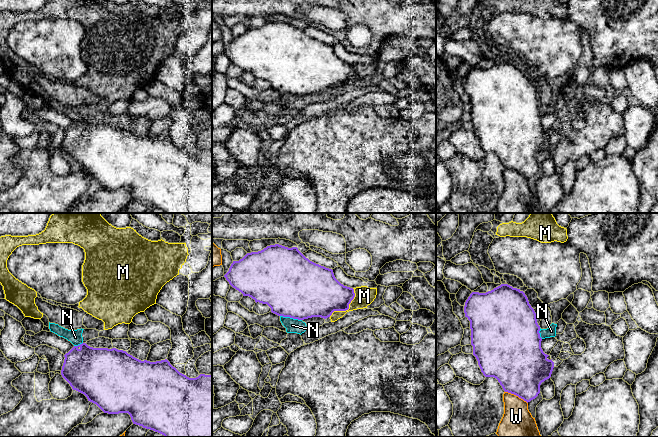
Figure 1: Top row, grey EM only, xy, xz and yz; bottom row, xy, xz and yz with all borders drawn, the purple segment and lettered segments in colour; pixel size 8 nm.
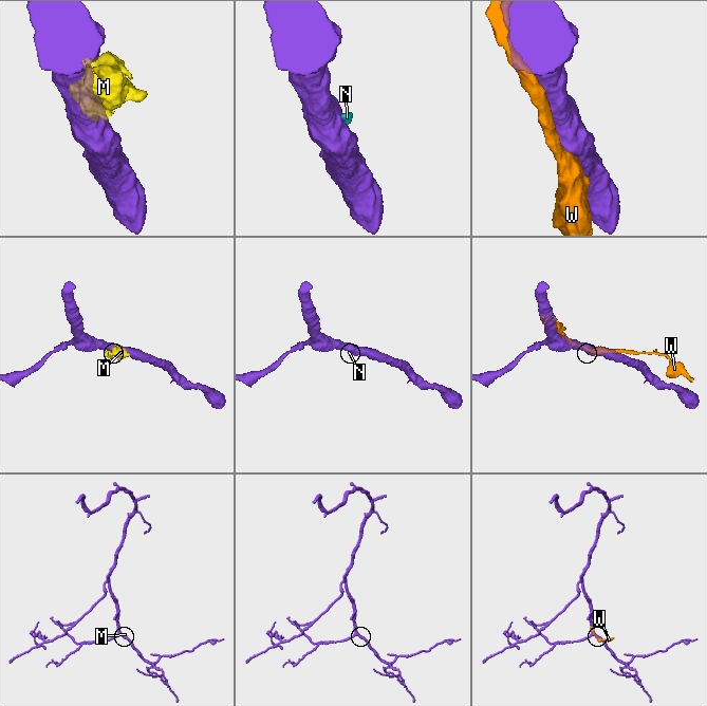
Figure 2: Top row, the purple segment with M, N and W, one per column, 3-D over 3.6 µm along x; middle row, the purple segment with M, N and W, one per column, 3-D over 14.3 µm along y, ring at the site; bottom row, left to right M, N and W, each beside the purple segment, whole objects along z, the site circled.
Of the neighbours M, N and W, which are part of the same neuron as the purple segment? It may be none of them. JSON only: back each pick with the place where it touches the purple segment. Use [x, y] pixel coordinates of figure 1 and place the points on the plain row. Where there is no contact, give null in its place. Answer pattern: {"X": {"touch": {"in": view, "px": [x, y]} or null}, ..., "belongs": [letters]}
{"belongs": []}

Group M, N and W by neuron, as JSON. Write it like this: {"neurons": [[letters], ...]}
{"neurons": [["M", "N"], ["W"]]}

